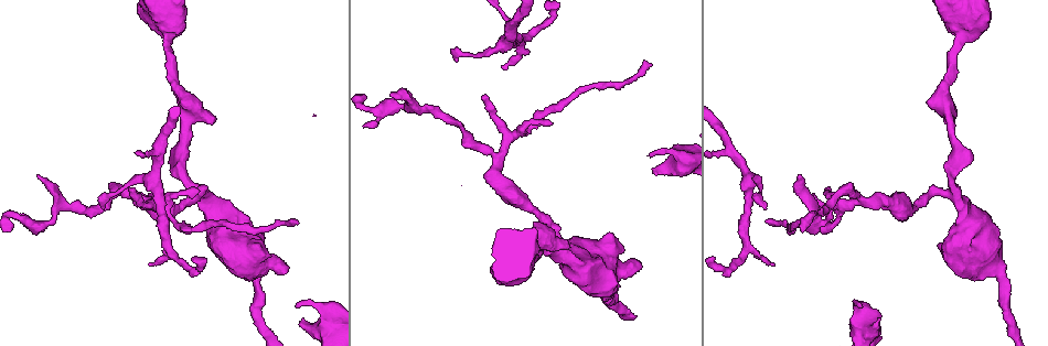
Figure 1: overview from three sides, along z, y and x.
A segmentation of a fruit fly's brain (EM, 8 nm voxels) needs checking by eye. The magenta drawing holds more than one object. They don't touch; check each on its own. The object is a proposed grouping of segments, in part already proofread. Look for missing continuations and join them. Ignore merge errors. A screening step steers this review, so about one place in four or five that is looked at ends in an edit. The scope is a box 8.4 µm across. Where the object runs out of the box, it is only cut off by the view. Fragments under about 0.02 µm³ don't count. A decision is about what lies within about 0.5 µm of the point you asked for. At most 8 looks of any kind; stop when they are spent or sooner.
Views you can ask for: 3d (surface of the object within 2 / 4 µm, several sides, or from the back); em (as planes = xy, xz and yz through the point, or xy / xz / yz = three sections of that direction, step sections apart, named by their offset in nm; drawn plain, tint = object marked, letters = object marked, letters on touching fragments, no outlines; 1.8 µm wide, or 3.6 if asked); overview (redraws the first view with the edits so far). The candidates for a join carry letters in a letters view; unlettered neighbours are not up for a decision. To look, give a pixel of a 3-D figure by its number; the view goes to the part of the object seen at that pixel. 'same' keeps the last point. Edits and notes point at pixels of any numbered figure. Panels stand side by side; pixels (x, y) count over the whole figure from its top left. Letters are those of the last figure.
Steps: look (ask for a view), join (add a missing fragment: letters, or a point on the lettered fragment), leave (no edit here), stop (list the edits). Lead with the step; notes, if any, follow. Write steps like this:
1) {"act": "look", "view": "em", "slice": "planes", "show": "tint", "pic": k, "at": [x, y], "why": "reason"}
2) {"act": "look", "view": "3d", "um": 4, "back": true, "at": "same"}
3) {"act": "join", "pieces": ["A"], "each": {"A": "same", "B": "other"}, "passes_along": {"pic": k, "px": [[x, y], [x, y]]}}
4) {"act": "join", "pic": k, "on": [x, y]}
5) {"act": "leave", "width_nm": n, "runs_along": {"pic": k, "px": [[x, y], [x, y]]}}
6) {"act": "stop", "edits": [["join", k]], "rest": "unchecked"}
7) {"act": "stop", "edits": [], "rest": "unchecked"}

{"act": "look", "view": "3d", "um": 4, "pic": 1, "at": [799, 176], "why": "an open end"}

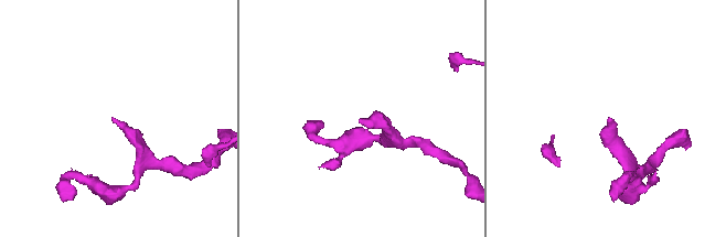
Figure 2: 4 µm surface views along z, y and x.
{"act": "look", "view": "em", "slice": "xy", "step": 16, "show": "tint", "pic": 2, "at": [112, 120]}

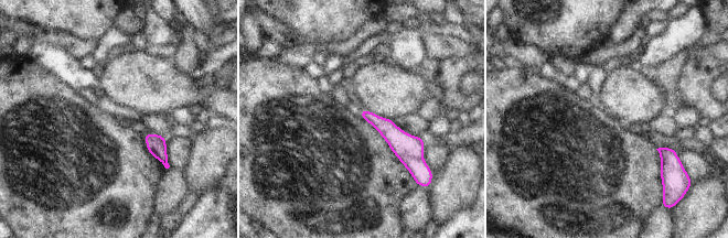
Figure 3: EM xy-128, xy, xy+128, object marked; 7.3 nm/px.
{"act": "look", "view": "em", "slice": "planes", "show": "letters", "at": "same", "why": "cut it another way"}

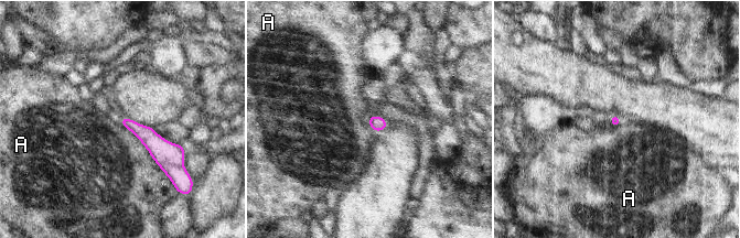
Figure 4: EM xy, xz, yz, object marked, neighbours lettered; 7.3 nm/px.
{"act": "leave", "longest_contact_nm": ["A", 550], "each": {"A": "other"}, "found": "no lettered fragment goes on from it"}

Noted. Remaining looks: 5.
{"act": "look", "view": "em", "slice": "planes", "show": "letters", "pic": 1, "at": [297, 222], "why": "branch stops here"}

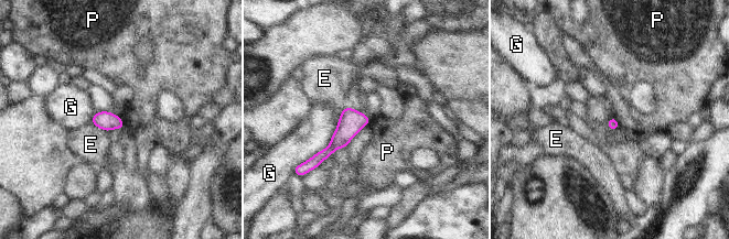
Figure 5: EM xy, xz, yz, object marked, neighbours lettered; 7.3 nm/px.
{"act": "leave", "width_nm": 80, "each": {"E": "other", "G": "other", "P": "other"}, "runs_along": {"pic": 5, "px": [[366, 119], [358, 120], [315, 163]]}, "found": "no lettered fragment goes on from it"}

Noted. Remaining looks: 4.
{"act": "look", "view": "em", "slice": "xz", "step": 8, "show": "letters", "pic": 1, "at": [657, 173], "why": "an open end"}

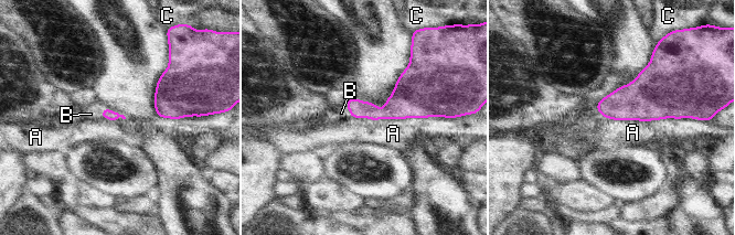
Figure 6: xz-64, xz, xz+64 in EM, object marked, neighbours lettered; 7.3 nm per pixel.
{"act": "join", "pieces": ["B"], "each": {"A": "other", "B": "same", "C": "other"}, "passes_along": {"pic": 6, "px": [[358, 108], [348, 108], [341, 113]]}, "found": "the neuron continues"}

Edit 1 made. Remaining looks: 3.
{"act": "stop", "edits": [["join", 6]], "rest": "unchecked"}

